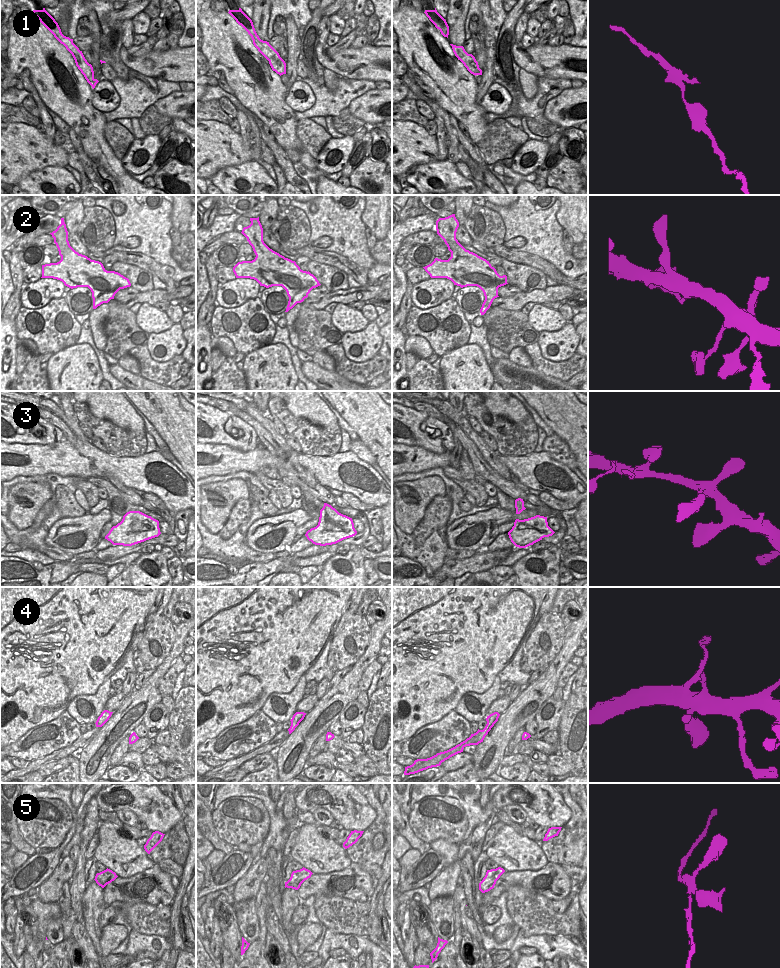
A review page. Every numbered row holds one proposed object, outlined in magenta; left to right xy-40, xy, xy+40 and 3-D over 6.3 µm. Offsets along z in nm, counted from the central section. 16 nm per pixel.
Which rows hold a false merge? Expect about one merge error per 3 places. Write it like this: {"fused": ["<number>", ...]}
{"fused": ["1"]}

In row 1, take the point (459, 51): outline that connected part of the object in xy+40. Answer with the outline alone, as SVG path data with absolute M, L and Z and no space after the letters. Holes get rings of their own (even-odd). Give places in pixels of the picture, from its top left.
M450 44L452 46L453 52L455 56L458 56L462 61L465 62L465 65L470 63L470 59L474 58L472 54L468 54L463 46L456 46L453 44Z

